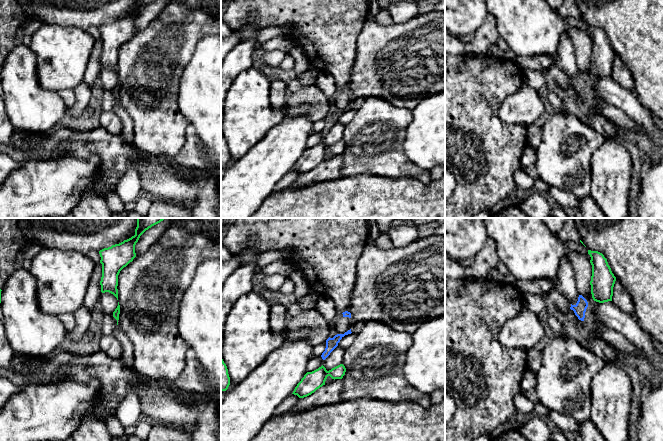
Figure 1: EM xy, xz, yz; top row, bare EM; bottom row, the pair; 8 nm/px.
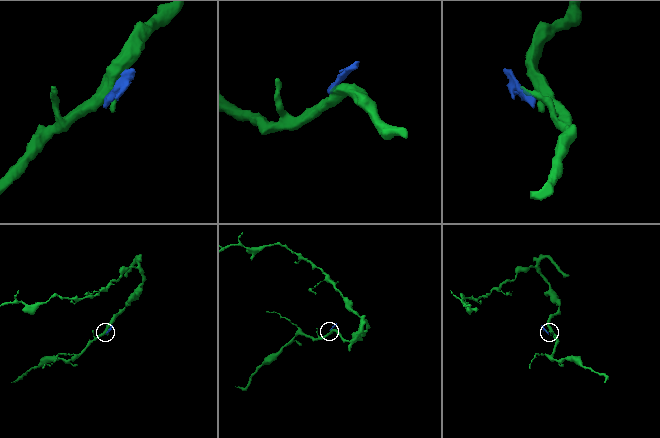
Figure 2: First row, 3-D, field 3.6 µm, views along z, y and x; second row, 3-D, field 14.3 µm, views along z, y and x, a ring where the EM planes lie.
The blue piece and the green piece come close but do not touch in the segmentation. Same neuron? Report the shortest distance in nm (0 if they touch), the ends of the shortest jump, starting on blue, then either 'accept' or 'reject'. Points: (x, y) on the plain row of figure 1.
50 nm | xz (323, 135), (322, 141) | reject

